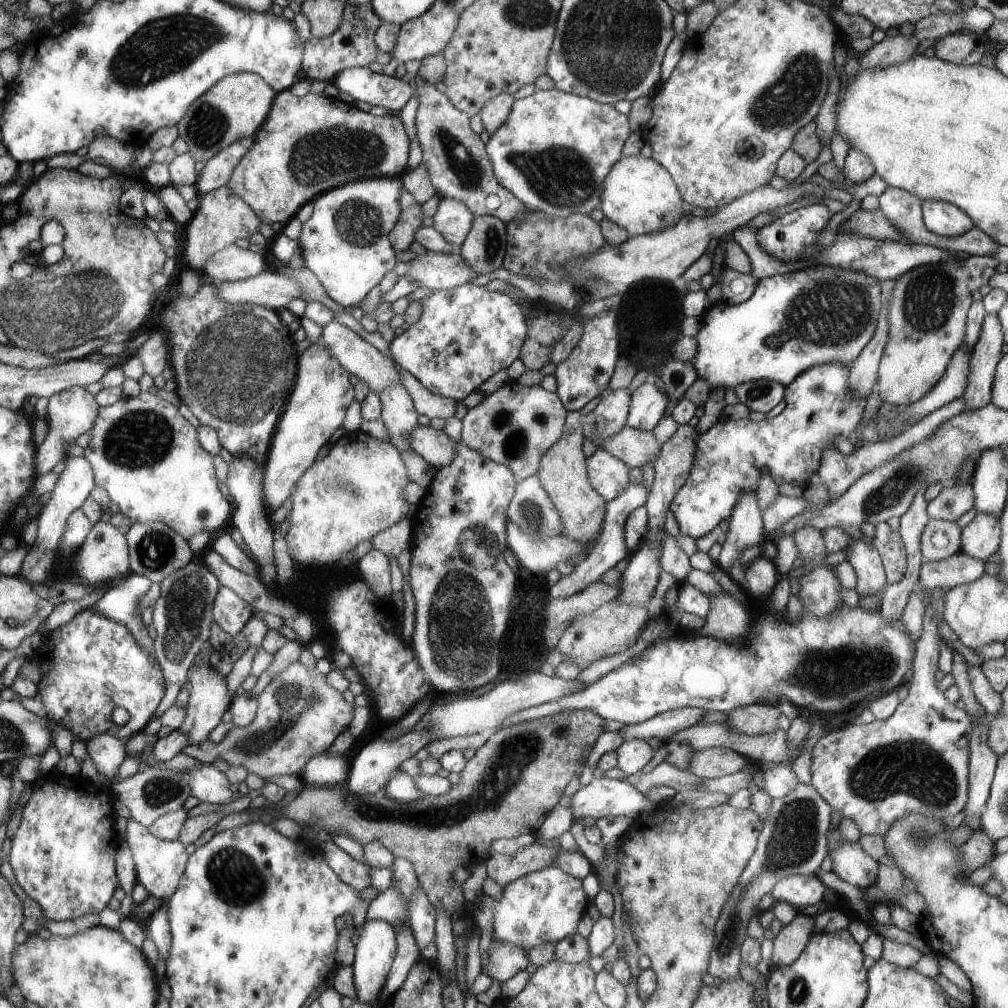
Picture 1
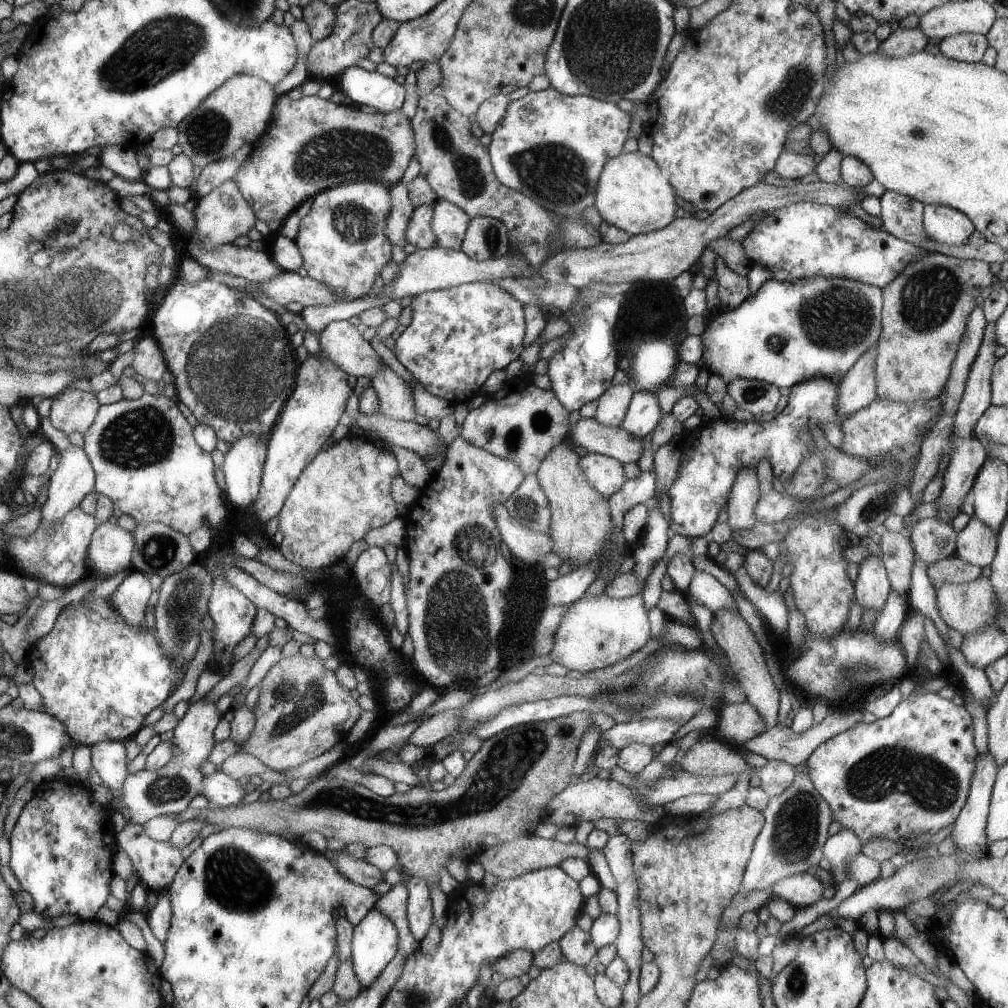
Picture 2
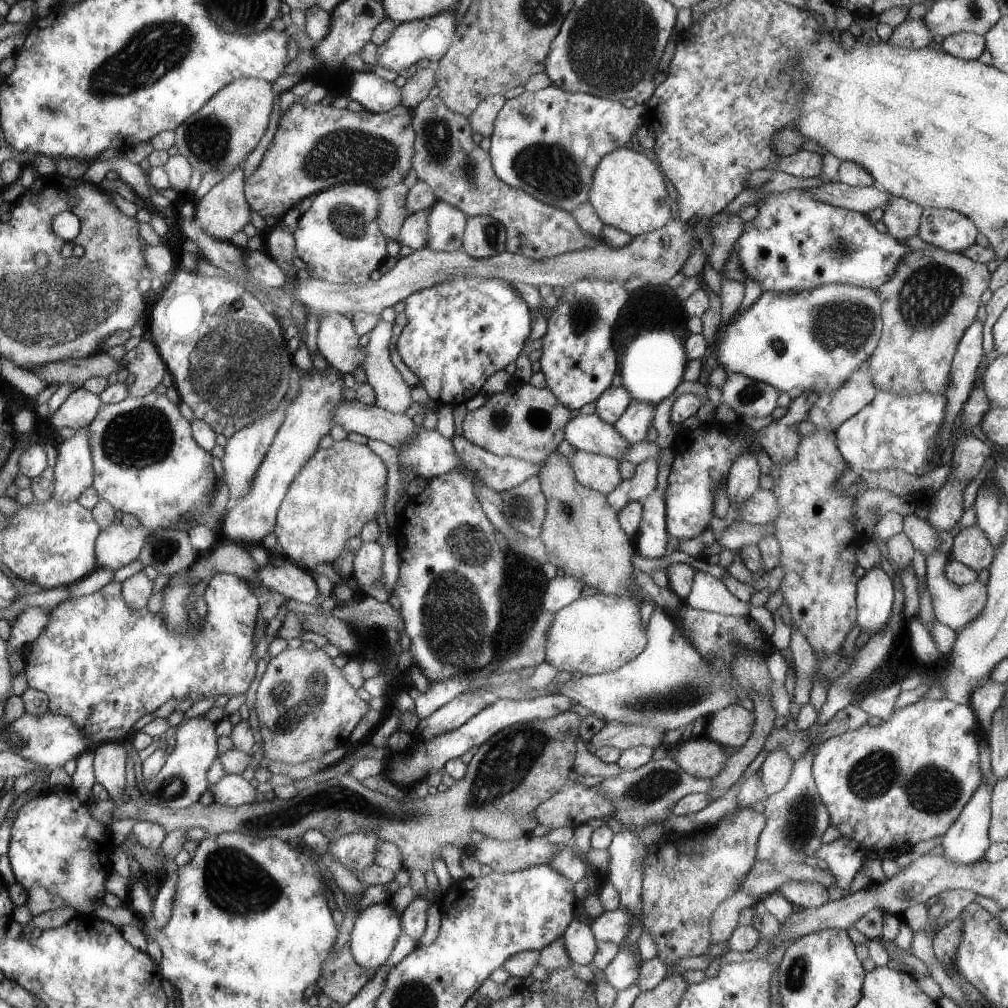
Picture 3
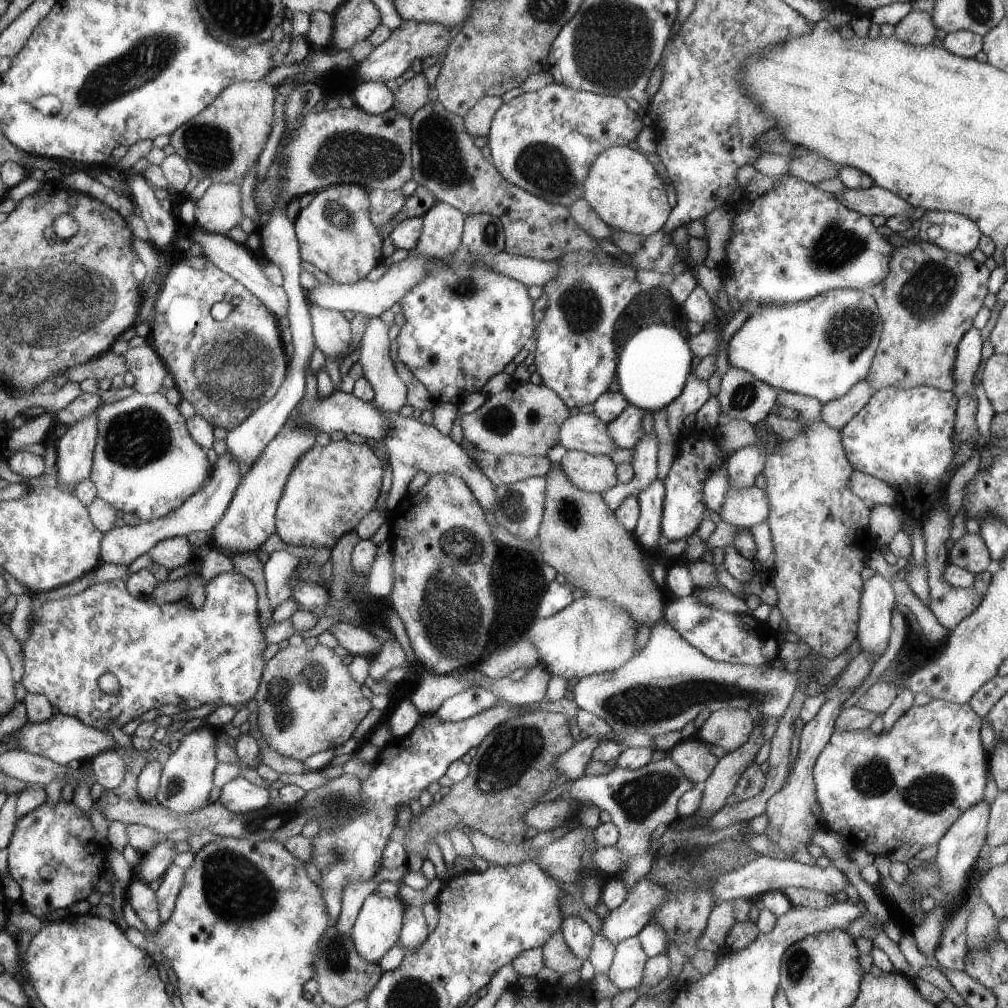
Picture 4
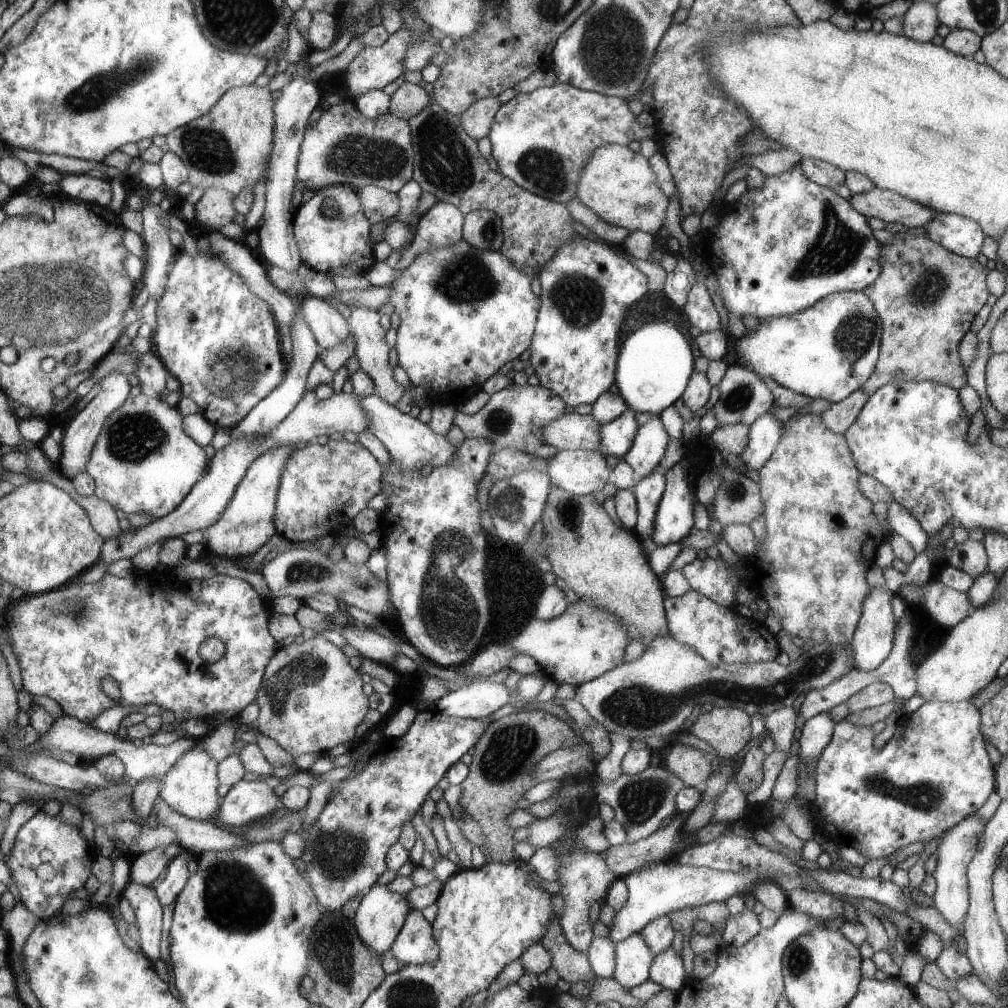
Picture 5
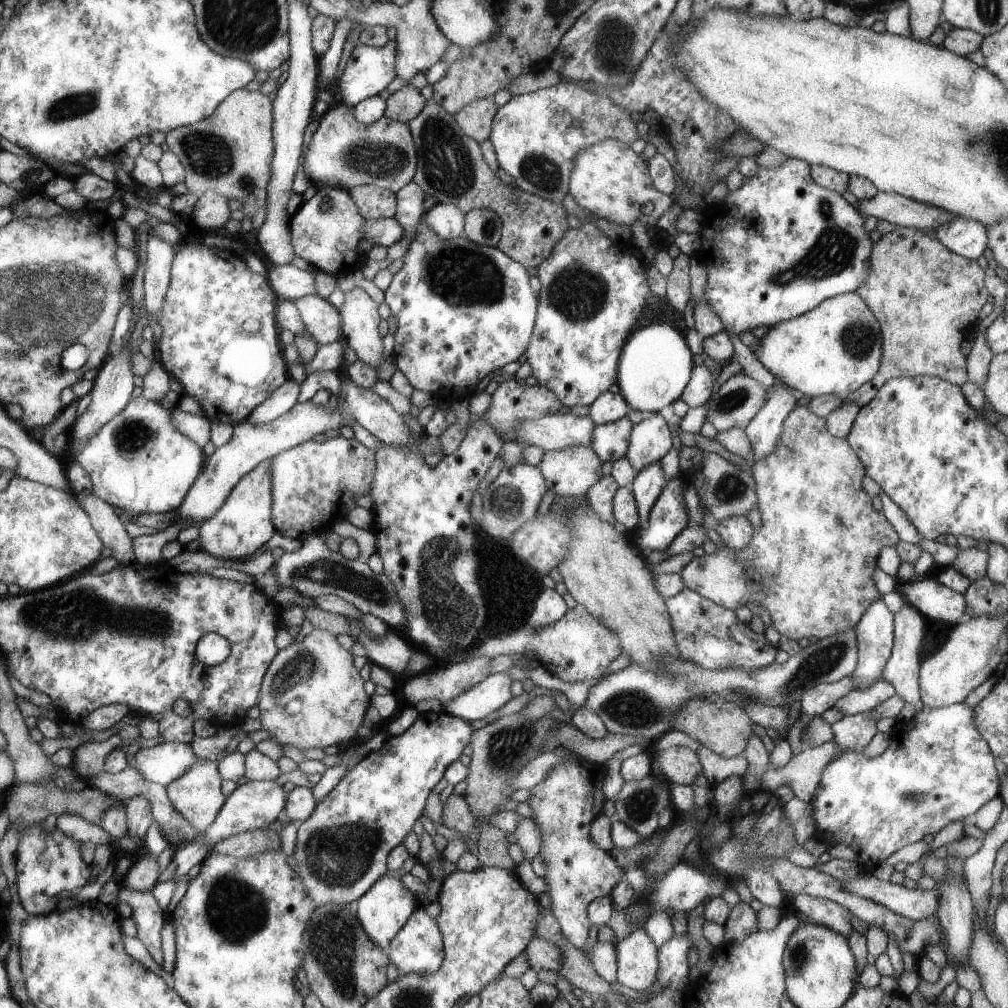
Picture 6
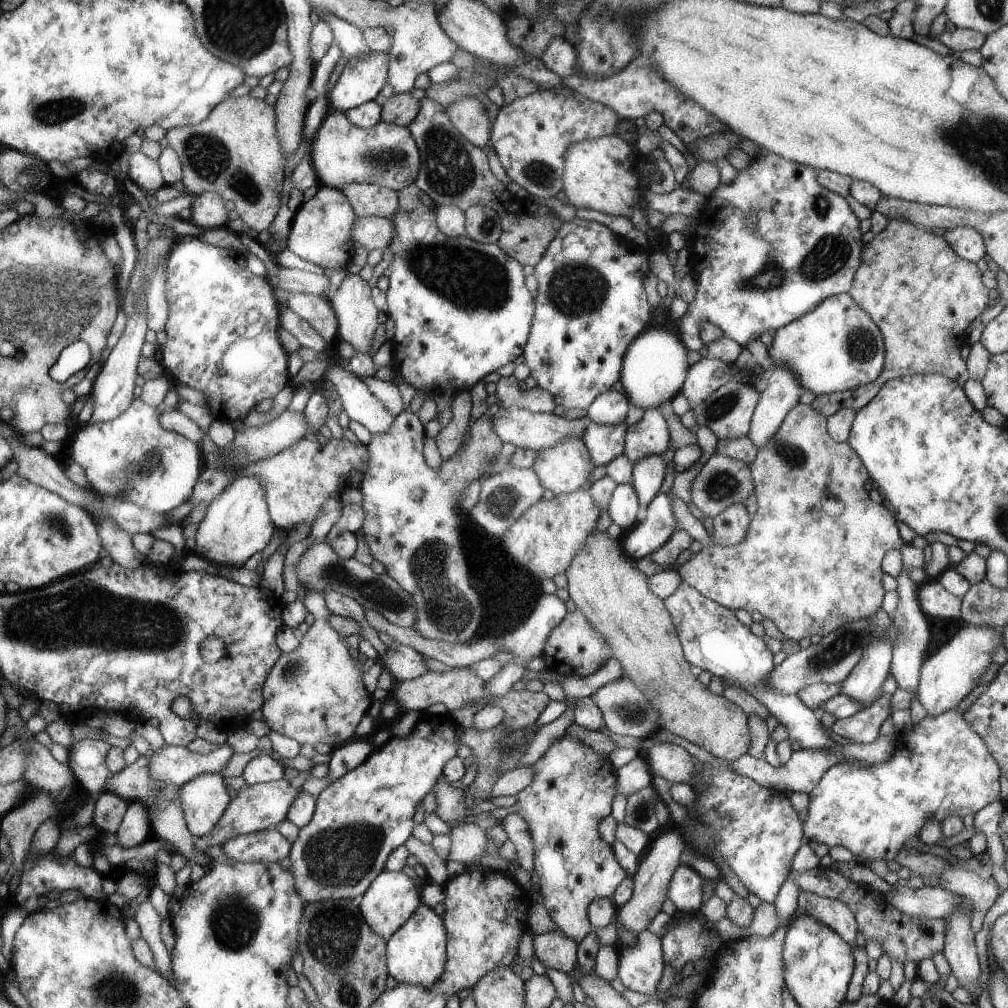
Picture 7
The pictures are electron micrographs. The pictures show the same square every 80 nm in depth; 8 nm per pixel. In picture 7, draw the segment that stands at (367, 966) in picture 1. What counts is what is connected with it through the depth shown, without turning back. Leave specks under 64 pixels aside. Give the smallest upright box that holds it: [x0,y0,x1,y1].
[358,870,421,942]

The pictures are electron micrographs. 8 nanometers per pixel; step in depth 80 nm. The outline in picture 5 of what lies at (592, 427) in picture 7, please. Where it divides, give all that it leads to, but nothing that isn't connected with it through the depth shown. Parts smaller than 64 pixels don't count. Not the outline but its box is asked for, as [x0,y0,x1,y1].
[599,407,639,456]

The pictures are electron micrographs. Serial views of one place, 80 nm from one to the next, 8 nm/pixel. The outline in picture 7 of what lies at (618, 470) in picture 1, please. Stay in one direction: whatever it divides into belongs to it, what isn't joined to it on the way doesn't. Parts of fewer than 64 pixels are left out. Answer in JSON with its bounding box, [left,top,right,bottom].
[532,439,595,495]

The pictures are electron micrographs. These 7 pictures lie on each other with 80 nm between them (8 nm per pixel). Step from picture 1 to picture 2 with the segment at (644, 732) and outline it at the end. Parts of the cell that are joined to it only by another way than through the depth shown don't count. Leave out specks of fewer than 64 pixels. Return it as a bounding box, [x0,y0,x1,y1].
[603,719,683,750]

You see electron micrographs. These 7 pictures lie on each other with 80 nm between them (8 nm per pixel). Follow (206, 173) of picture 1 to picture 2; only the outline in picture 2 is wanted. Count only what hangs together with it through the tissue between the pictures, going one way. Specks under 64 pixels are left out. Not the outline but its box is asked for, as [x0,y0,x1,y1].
[194,145,253,198]

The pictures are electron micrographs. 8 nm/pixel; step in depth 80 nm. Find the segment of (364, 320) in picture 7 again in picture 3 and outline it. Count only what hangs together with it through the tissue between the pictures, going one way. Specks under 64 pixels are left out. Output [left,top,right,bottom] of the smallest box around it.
[364,320,414,415]

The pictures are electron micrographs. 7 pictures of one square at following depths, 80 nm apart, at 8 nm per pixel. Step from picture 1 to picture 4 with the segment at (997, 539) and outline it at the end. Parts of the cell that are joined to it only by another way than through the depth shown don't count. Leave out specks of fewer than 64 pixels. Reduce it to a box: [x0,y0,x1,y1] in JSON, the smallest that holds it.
[947,533,995,575]

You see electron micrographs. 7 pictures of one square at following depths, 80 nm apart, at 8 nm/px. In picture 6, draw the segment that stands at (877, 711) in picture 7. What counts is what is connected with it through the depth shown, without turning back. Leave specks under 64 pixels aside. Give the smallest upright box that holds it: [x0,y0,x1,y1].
[811,702,1001,868]

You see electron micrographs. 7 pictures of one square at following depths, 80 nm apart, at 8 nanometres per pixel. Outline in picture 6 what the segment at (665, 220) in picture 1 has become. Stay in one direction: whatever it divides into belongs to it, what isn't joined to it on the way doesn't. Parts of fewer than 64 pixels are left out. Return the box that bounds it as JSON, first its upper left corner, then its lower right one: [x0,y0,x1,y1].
[570,139,673,229]

